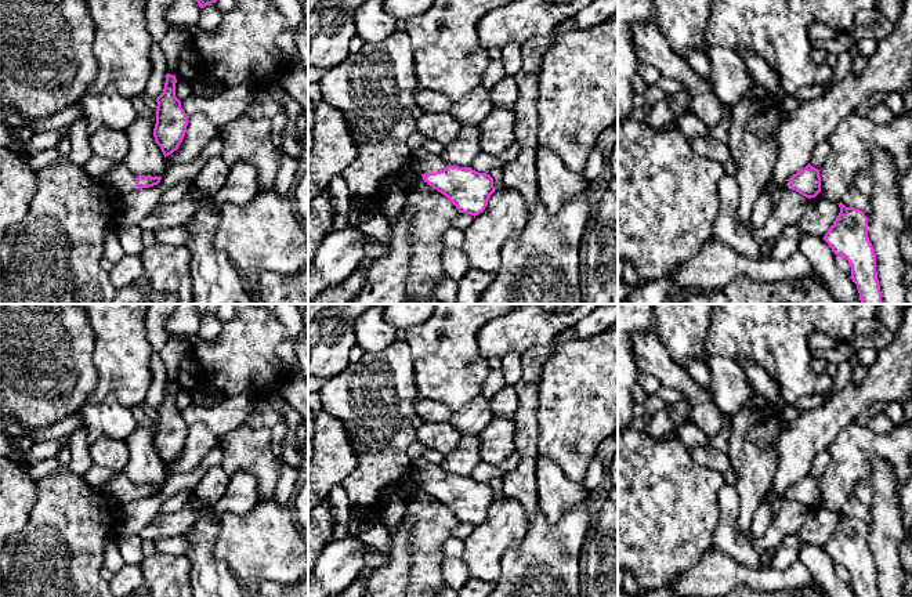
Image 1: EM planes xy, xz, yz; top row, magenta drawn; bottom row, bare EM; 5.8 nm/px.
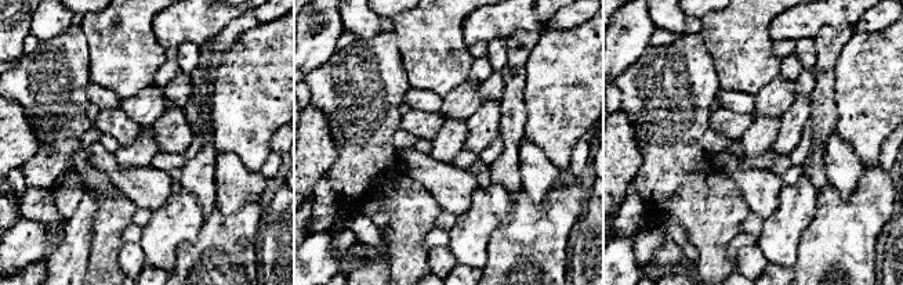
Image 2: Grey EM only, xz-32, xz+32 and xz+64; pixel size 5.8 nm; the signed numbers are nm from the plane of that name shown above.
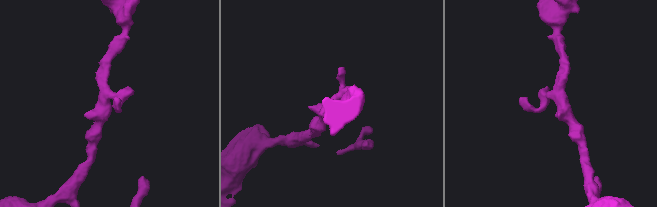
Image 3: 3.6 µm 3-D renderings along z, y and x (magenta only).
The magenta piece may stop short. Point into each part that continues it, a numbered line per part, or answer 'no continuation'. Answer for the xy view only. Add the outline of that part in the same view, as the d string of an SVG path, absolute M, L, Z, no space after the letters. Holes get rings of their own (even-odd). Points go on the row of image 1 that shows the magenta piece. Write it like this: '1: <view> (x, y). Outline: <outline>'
1: xy (119, 180). Outline: M119 162L105 174L102 182L119 200L122 196L137 189L135 178L126 164Z

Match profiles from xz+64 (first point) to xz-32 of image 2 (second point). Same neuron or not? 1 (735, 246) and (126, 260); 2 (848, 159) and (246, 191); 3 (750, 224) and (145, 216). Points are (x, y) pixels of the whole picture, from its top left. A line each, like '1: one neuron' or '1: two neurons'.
1: two neurons
2: one neuron
3: one neuron

